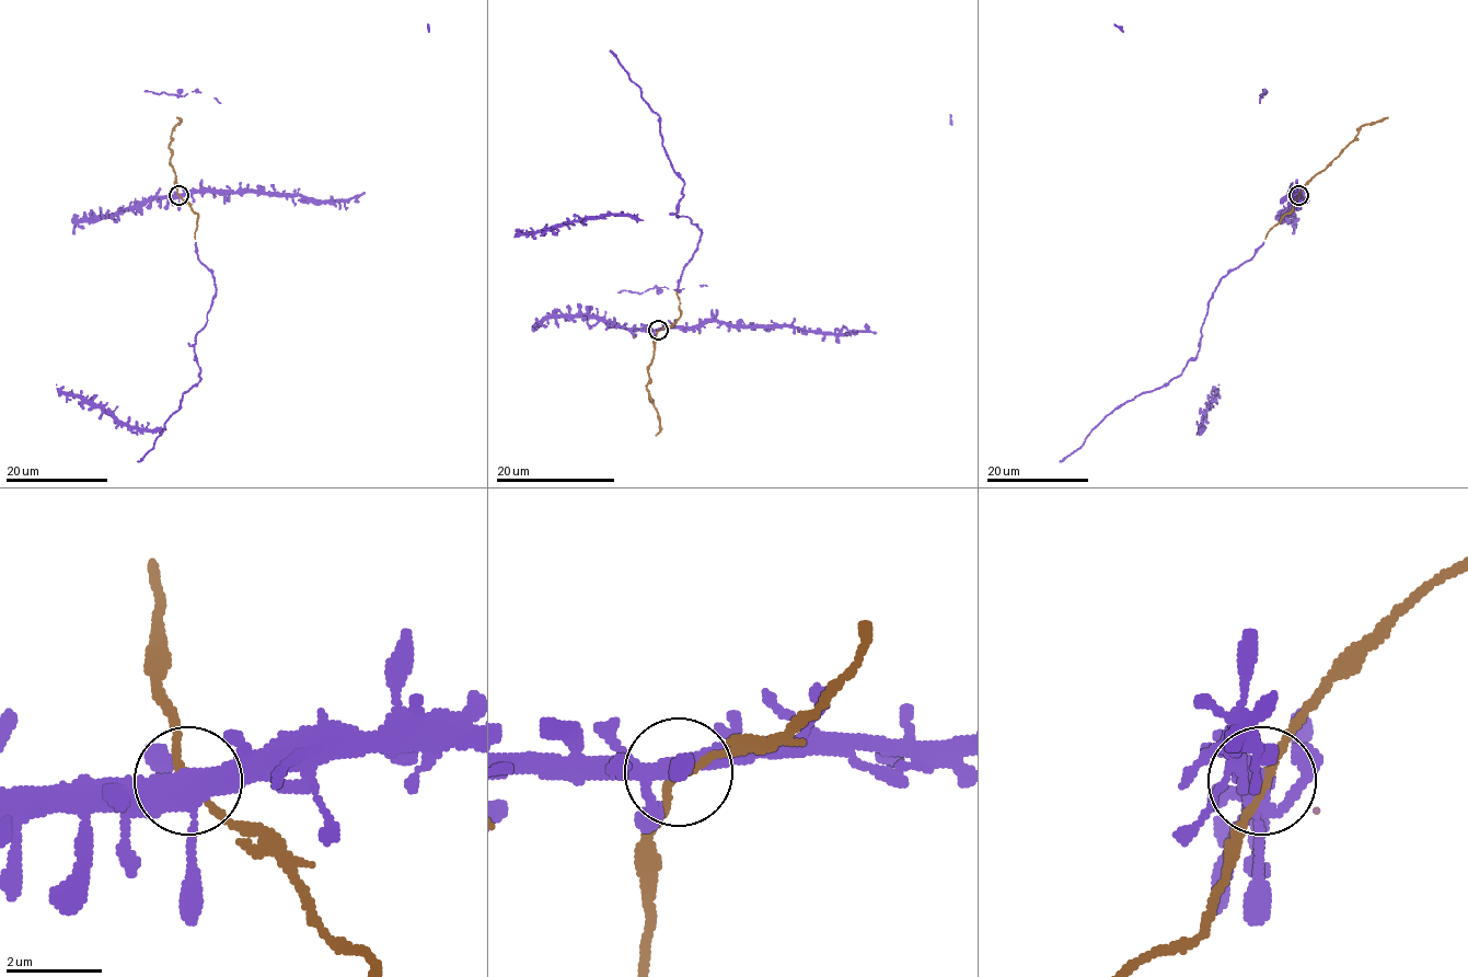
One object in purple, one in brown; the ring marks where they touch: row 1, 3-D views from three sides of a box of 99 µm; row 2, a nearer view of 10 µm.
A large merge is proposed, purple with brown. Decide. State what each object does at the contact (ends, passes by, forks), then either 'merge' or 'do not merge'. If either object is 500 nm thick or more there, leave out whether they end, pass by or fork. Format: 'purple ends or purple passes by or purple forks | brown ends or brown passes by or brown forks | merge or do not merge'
purple forks | brown passes by | merge

